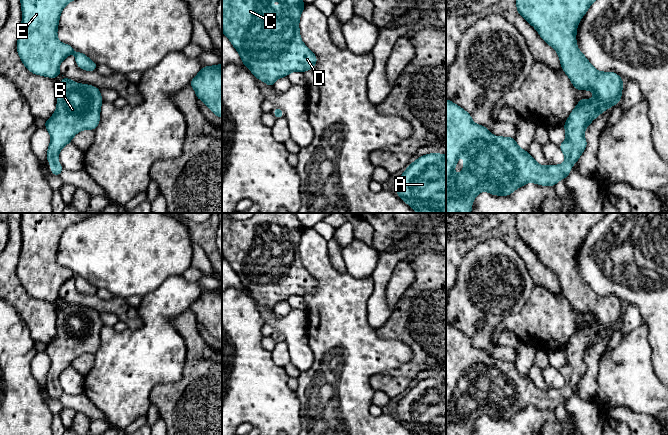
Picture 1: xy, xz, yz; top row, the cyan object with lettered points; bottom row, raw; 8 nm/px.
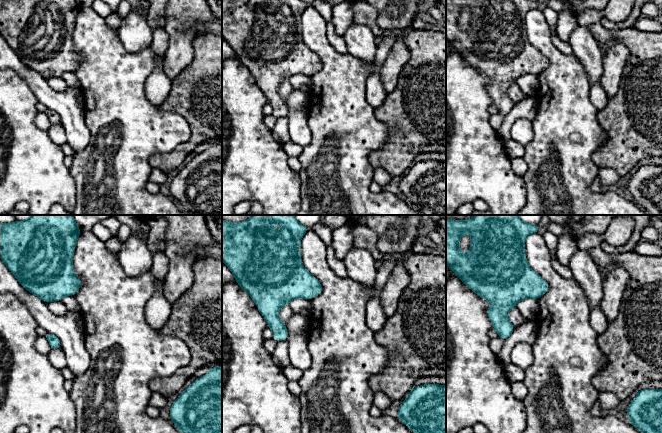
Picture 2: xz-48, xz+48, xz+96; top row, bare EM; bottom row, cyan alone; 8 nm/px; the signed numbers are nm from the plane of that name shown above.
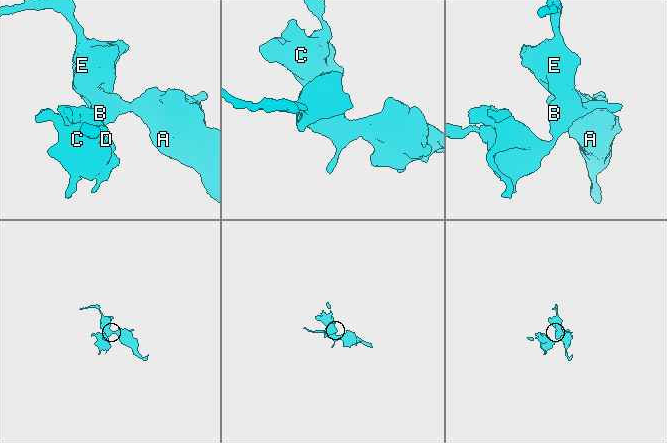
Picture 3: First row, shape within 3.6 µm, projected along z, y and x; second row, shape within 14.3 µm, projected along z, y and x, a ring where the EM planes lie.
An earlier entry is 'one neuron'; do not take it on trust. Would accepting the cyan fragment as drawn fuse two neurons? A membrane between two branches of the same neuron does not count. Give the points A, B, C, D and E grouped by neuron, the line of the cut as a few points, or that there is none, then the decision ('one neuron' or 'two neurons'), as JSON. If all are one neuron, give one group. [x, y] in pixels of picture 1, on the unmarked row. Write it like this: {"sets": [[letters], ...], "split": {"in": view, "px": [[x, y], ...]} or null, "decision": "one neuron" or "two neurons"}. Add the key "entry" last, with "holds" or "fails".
{"sets": [["A", "B", "C", "D", "E"]], "split": null, "decision": "one neuron", "entry": "holds"}

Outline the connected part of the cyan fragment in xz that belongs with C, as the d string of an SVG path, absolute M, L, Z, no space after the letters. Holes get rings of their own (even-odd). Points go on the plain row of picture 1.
M255 213L244 221L222 218L222 256L238 275L244 290L271 311L278 302L293 295L305 296L317 287L315 278L300 262L299 243L305 229L295 213ZM273 224L283 229L272 231Z

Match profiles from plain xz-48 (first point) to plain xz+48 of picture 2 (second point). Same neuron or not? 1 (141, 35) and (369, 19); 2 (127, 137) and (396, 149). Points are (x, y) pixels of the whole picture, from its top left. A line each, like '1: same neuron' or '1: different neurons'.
1: different neurons
2: different neurons

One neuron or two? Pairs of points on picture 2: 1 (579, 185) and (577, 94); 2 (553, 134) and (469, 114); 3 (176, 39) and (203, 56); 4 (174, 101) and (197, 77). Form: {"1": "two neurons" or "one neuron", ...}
{"1": "one neuron", "2": "two neurons", "3": "two neurons", "4": "one neuron"}

